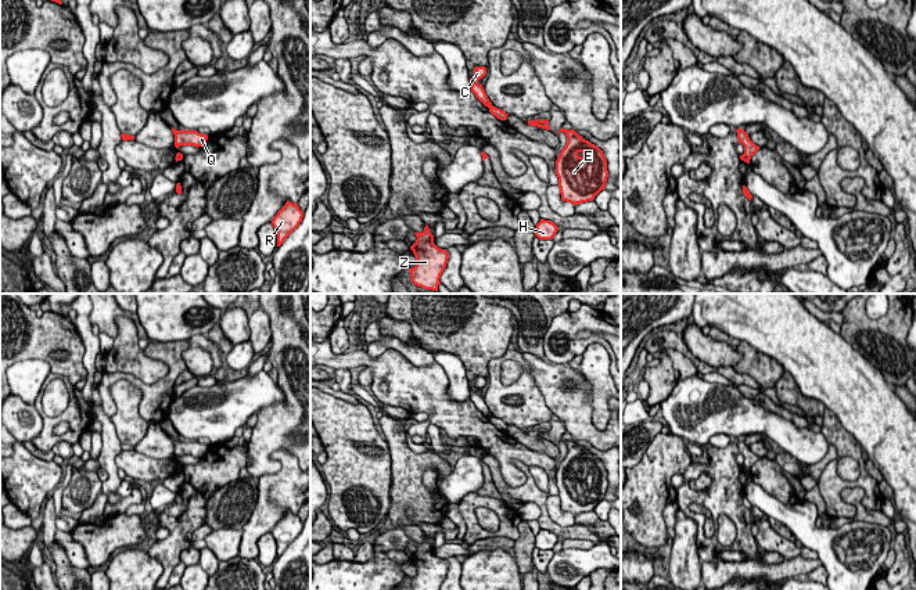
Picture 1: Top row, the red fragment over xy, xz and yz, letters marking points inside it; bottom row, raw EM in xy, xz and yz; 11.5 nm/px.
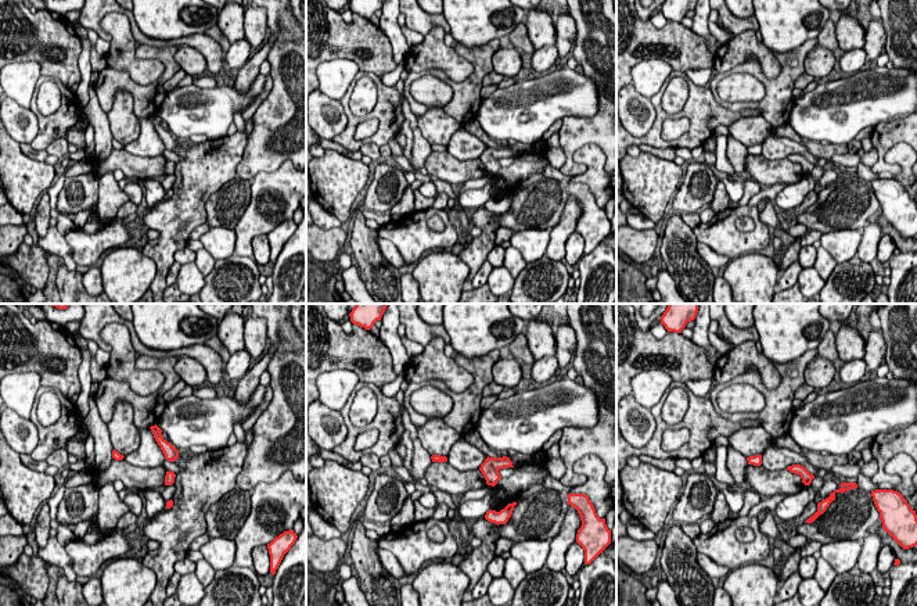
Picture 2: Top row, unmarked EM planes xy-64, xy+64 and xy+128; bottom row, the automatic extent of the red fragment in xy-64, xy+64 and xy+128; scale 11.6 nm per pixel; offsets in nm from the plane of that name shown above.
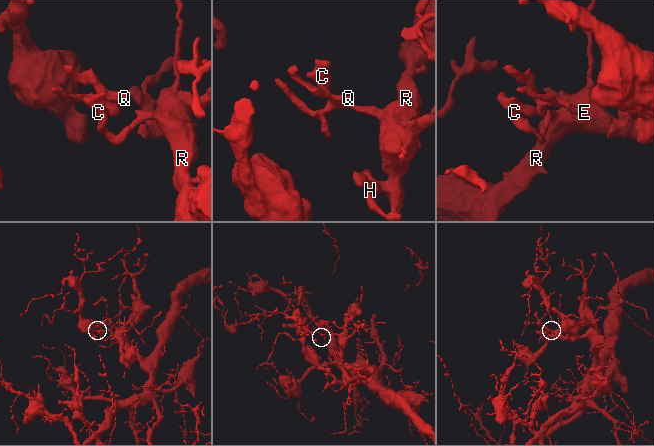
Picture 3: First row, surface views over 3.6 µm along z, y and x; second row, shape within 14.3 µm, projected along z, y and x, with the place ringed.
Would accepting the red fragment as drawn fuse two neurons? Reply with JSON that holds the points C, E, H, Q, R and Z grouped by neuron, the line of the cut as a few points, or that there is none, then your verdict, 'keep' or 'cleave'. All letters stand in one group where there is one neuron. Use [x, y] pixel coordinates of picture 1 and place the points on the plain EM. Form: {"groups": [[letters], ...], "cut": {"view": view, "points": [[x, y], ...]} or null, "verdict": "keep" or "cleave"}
{"groups": [["C", "E", "H", "R", "Z"], ["Q"]], "cut": {"view": "xz", "points": [[492, 416], [488, 417]]}, "verdict": "cleave"}

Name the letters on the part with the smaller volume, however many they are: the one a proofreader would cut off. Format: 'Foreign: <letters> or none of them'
Foreign: Q

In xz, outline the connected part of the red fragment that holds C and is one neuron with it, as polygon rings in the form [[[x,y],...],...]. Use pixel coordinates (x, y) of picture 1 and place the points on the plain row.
[[[475,377],[474,378],[474,388],[471,391],[471,402],[475,404],[475,407],[485,415],[492,417],[492,413],[489,411],[482,395],[478,393],[479,389],[482,389],[486,385],[485,377]]]

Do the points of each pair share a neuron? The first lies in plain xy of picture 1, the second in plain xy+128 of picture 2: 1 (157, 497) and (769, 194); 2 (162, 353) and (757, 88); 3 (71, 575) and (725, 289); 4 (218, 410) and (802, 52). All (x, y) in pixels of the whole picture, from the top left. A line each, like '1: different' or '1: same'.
1: different
2: different
3: different
4: different

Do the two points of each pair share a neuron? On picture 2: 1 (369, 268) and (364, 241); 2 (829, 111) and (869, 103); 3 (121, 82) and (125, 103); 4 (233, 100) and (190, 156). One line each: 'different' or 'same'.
1: same
2: same
3: different
4: different

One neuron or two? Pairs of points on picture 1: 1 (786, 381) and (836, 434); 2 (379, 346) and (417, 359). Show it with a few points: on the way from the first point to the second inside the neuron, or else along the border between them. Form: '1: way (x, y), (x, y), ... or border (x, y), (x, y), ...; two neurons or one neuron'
1: border (825, 407), (822, 414); two neurons
2: way (388, 344), (397, 344), (408, 351); one neuron

